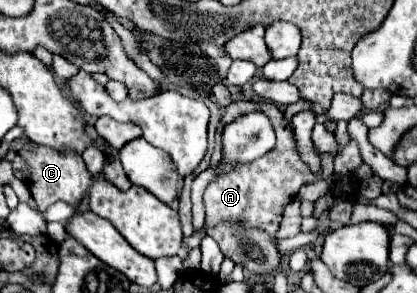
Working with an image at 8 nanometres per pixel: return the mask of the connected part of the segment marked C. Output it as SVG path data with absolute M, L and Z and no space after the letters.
M28 142L28 148L20 150L18 154L28 164L28 170L30 170L28 184L30 184L32 198L36 200L40 212L44 212L48 206L52 206L58 200L76 204L80 210L80 204L82 204L88 188L92 186L92 176L78 152L70 152L70 150L62 152L62 150L54 150L50 146L36 146L36 142Z

